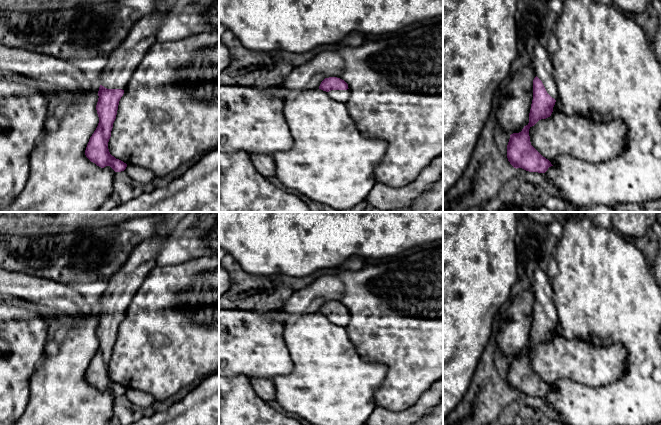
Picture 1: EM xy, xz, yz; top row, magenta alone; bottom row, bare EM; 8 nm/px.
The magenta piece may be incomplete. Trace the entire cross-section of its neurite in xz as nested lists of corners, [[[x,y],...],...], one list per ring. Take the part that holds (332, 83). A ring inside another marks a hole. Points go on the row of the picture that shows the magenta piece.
[[[337,77],[325,78],[319,89],[326,91],[334,100],[346,103],[350,99],[351,91],[348,84]]]

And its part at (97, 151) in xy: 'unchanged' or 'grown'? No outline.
grown

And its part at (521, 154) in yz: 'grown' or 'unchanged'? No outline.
grown

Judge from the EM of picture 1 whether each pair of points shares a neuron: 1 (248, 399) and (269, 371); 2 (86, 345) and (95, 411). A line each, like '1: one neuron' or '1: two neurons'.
1: two neurons
2: one neuron

